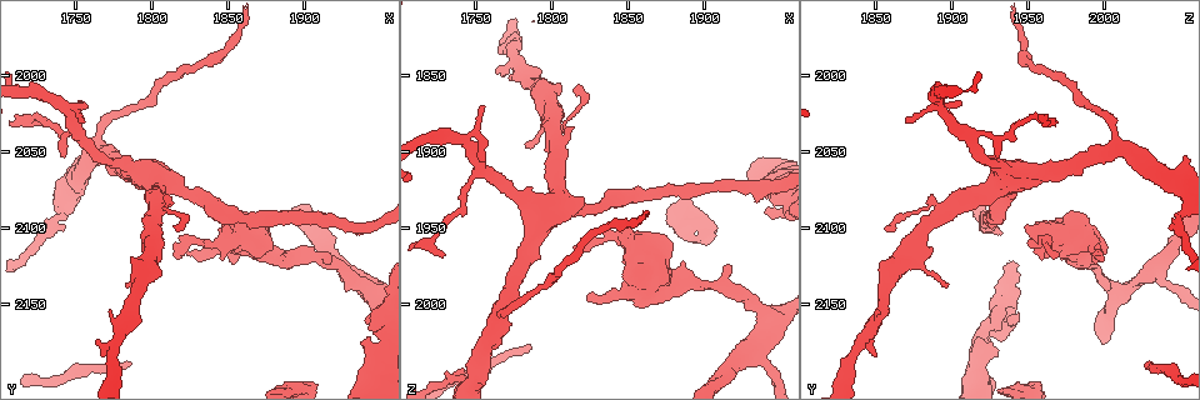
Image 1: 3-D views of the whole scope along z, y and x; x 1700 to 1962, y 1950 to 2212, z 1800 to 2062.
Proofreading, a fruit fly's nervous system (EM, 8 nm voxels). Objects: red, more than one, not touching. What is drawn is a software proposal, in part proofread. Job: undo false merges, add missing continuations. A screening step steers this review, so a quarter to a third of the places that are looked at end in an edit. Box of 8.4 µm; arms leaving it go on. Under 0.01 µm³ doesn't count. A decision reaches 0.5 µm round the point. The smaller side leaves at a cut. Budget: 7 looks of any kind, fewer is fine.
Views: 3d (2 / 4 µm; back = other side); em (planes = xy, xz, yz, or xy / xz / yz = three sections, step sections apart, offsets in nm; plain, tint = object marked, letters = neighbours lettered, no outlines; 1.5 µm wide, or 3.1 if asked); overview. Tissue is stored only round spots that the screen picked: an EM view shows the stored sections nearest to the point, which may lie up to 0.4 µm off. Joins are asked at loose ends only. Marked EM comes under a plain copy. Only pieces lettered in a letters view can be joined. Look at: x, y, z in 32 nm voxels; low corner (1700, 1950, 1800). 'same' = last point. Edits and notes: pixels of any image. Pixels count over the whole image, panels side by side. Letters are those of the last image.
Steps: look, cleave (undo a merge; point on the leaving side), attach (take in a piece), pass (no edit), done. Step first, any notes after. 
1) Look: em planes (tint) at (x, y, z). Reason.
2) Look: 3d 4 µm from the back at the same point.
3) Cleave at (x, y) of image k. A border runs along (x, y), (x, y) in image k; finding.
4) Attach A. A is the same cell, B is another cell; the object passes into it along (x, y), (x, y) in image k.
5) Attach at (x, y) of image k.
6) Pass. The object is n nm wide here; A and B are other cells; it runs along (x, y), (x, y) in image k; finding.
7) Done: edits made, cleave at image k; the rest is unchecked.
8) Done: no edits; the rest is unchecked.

Look: 3d 4 µm at (1786, 2188, 2028). Branch stops here.

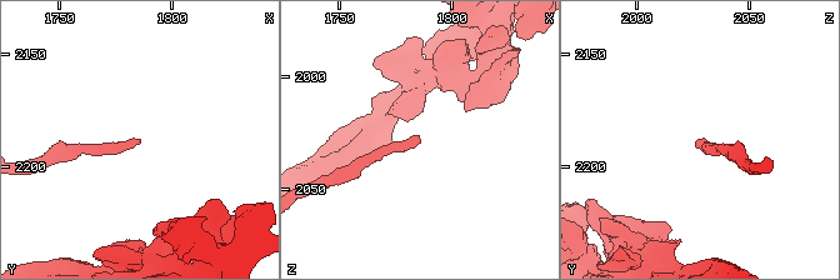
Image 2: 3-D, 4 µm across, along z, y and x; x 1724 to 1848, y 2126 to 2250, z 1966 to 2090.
Look: em yz step 8 (tint) at (1787, 2189, 2029). Need the tissue.

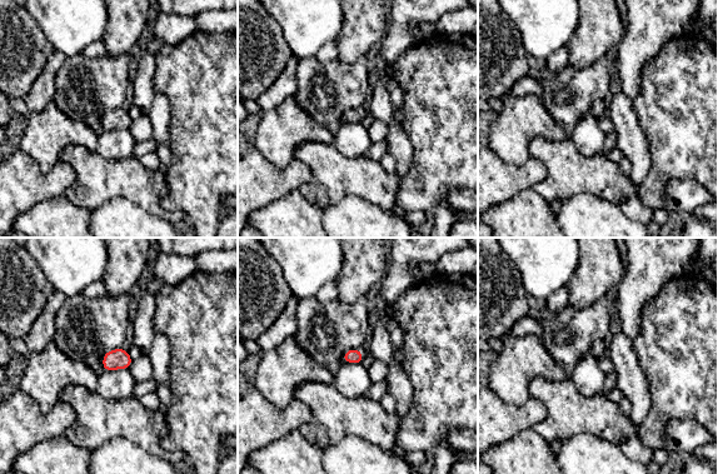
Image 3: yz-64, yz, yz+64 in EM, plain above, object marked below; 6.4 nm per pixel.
Look: em planes (letters) at the same point. Another direction.

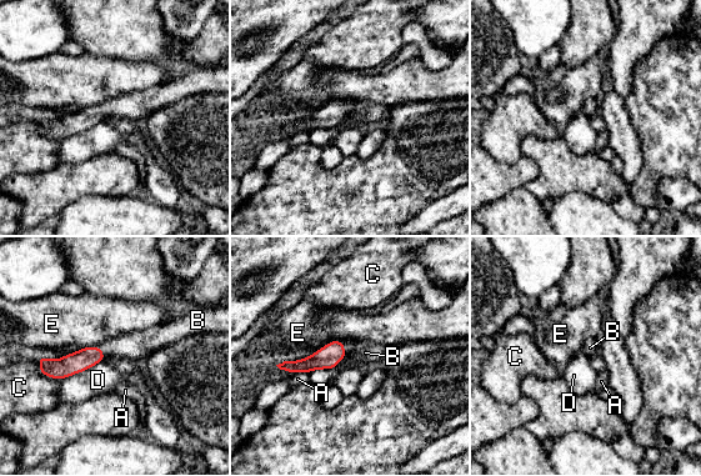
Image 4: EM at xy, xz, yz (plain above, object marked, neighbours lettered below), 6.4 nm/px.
Attach B. B is the same cell, A, C, D and E are other cells; the object passes into it along (81, 360), (101, 351), (139, 342) in image 4; the cell continues.

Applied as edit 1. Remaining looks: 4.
Look: 3d 2 µm at (1940, 2184, 1930). An open end.

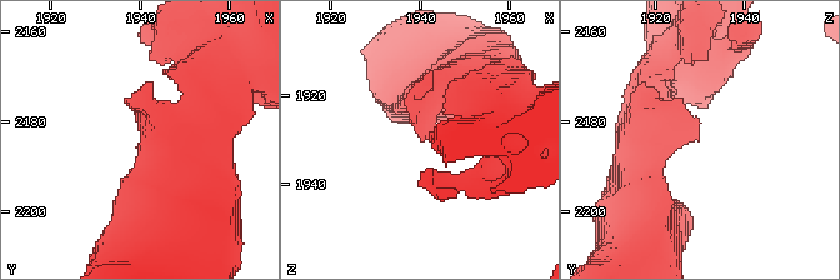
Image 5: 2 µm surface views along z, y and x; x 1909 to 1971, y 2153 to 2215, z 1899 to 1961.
Look: em yz step 8 (letters) at (1941, 2183, 1930).

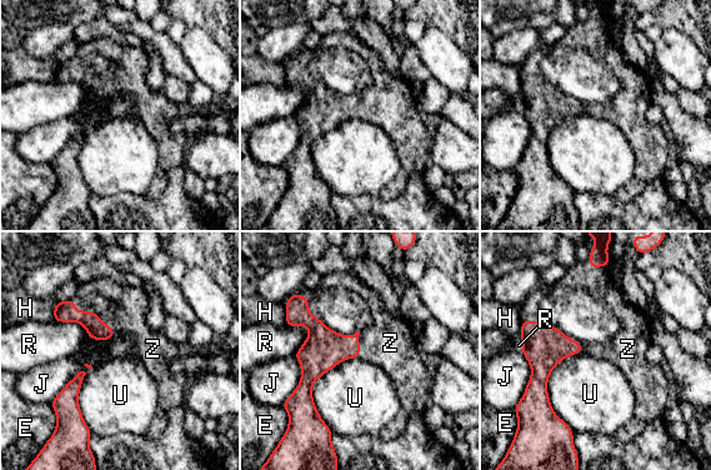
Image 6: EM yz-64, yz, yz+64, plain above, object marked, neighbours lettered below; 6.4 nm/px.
Attach Z. Z is the same cell, E, H, J, R and U are other cells; the cell continues.

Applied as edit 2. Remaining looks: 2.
Look: em planes (letters) at (1936, 2132, 2032). Abrupt turn.

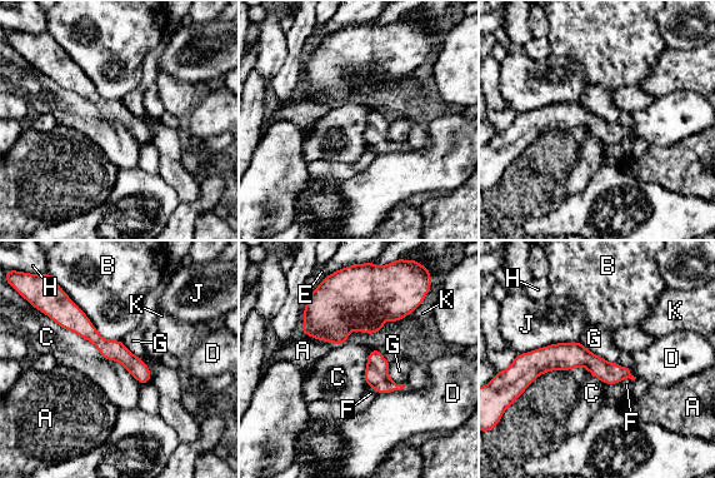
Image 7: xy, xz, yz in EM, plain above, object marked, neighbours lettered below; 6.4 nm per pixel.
Pass. The object is 130 nm wide here; the longest contact is with C, 750 nm; A, B, C, D, E, F, G, H, J and K are other cells; continuous, no second cell.

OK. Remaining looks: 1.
Done: edits made, attach at image 4, attach at image 6; the rest is unchecked.

